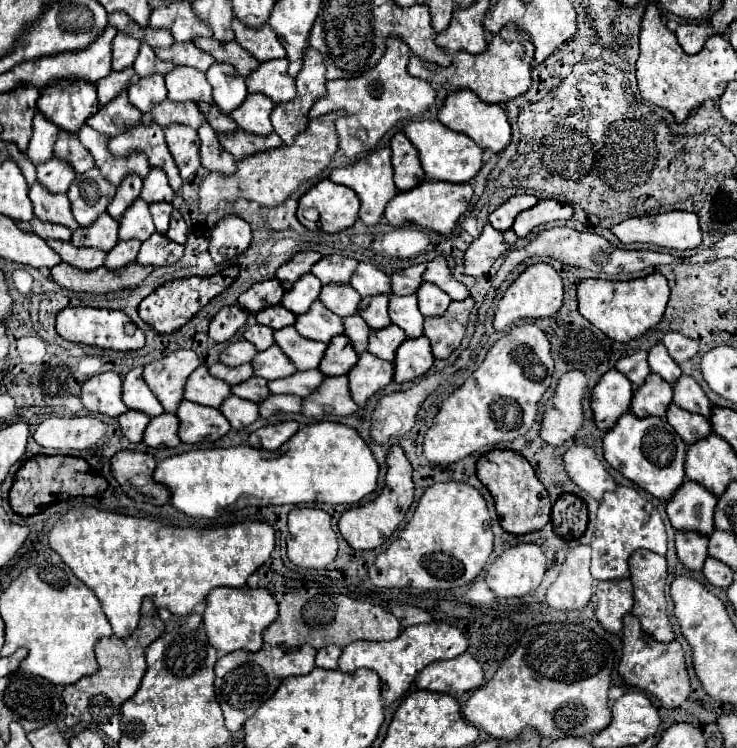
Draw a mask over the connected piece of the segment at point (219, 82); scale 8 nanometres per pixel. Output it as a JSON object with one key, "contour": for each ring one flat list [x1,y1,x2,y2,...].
{"contour":[[212,64,206,72,206,78,212,86,214,104,226,116,236,110,248,96,242,76,238,76,238,72,234,72,234,68,230,68,228,64]]}

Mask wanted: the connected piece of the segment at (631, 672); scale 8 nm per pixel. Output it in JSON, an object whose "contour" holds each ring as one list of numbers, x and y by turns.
{"contour":[[624,616,624,630,622,630,622,660,618,666,618,674,632,686,654,694,664,708,678,708,690,694,690,680,686,672,686,660,682,646,678,642,656,642,640,630,640,622,636,616]]}

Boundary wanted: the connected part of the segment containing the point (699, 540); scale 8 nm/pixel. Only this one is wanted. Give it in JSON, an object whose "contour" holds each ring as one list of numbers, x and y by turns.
{"contour":[[676,532,678,560,692,572,700,572,708,558,708,538,692,532]]}

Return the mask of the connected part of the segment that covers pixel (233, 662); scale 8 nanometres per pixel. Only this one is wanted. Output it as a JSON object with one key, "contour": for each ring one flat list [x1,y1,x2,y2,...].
{"contour":[[302,646,298,650,284,650,284,648,268,648,268,652,260,650,256,654,236,650,230,654,224,654,216,662,216,700,224,712,226,728,230,732,238,732,242,724,256,712,256,708,270,698,278,684,288,676,300,676,310,674,314,668,316,650,310,646]]}

